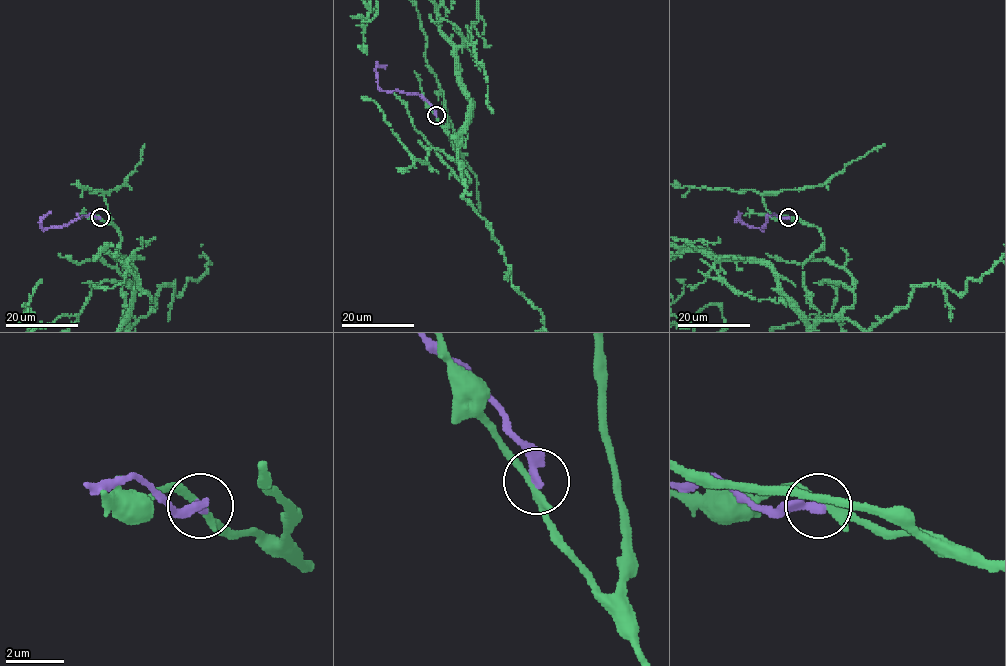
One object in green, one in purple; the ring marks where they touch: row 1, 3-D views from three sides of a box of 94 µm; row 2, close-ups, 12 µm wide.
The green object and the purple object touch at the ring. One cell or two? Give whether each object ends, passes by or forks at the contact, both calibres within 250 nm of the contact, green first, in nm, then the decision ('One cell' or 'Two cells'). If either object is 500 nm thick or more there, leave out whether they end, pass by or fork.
At the ring green passes by. At the ring purple ends. Thickness 260 nm (green) against 320 nm. Two cells

